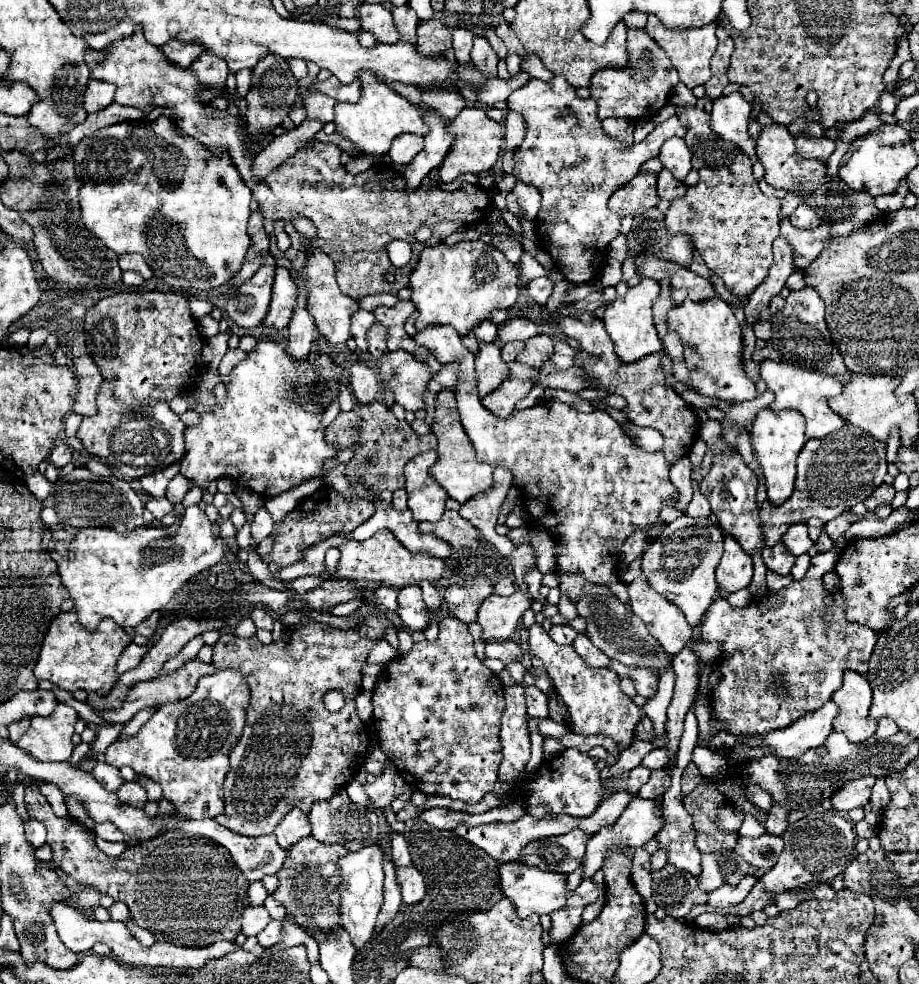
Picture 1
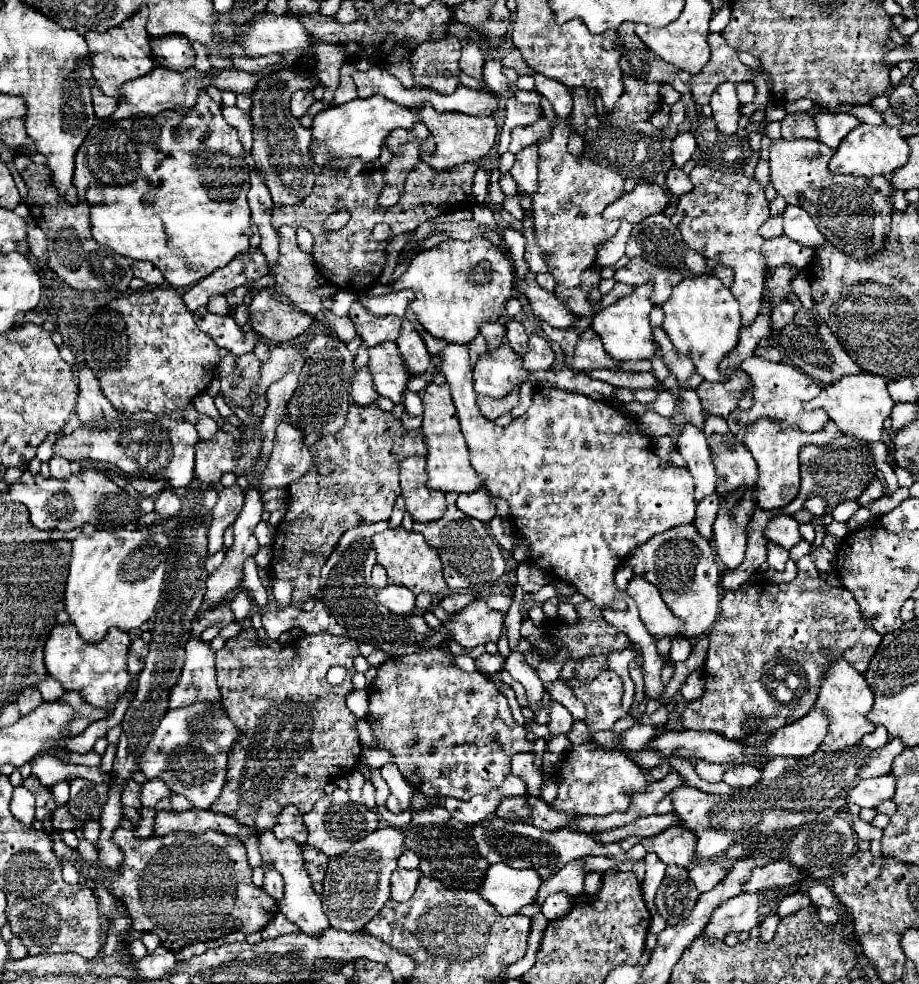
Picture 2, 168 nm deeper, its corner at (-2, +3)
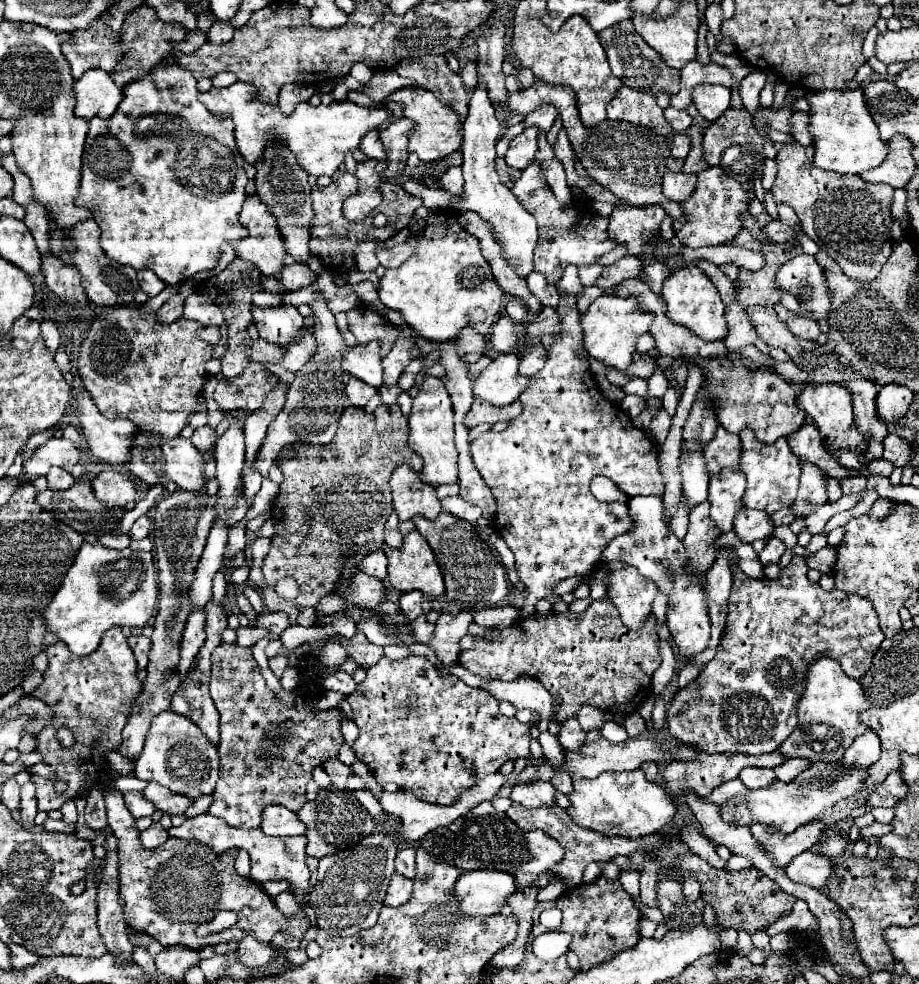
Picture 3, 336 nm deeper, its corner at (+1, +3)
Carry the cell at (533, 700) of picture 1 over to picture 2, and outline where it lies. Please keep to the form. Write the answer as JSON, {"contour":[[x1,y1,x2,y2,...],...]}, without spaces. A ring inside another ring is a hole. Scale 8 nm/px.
{"contour":[[550,701,546,705,546,709,548,709,548,717,550,717,550,721,548,721,550,733,568,733,572,727,572,721,574,721,570,711,564,705,560,705,558,701]]}

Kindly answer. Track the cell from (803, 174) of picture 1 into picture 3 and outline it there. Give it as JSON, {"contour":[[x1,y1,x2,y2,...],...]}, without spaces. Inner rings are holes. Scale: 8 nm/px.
{"contour":[[791,143,785,145,779,155,777,155,777,179,773,183,773,199,775,203,785,203,789,205,799,221,801,221,801,229,805,231,805,235,809,235,819,247,823,247,823,251,827,255,831,255,833,259,837,259,839,267,845,271,845,275,849,275,851,279,857,281,873,281,881,267,885,265,885,261,891,255,891,203,893,203,893,187,889,185,871,185,865,183,859,175,841,175,841,173,831,173,831,171,823,171,819,167,815,167,813,163,813,147,803,147,799,143]]}

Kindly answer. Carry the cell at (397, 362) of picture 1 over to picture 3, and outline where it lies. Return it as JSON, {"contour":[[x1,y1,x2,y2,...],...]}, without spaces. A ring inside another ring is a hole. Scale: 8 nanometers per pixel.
{"contour":[[371,341,367,345,355,345,355,347,347,347,347,351,343,353,341,359,341,367,345,373,373,385,373,387,381,387,381,355,379,355,381,347,377,341]]}

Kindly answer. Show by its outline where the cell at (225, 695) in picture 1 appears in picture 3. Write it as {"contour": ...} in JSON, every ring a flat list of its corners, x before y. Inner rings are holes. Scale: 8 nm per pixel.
{"contour":[[165,711,151,723,145,747,135,761,135,777,155,781,173,793,197,799,201,795,211,795,215,789,219,779,219,753,193,721,185,721,185,717,175,711]]}

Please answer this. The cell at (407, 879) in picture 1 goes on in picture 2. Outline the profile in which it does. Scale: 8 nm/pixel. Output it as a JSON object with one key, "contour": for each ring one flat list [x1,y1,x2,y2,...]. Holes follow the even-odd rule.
{"contour":[[396,869,392,873,392,899,394,901,408,901,420,881,420,869]]}

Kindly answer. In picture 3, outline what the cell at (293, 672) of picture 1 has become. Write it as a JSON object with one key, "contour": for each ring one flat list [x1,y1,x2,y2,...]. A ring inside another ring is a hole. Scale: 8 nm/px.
{"contour":[[339,641,327,643,317,655,307,655,301,659,301,673,305,673,309,665,309,685,299,689,303,695,301,703,295,705,283,705,279,703,273,693,265,687,265,679,261,677,261,671,253,659,253,653,249,647,241,645,219,645,211,655,211,697,213,703,221,715,221,743,219,743,219,781,213,791,213,805,209,807,209,813,215,817,221,817,233,827,259,827,261,825,261,811,269,805,283,805,291,811,299,811,305,805,305,785,311,781,311,771,321,765,325,759,335,759,339,753,341,743,345,741,341,735,341,723,337,719,335,709,327,711,313,711,311,701,319,697,321,693,321,677,331,675,337,671,337,665,347,659,345,649,339,645],[317,661,323,665,321,673,315,673]]}

